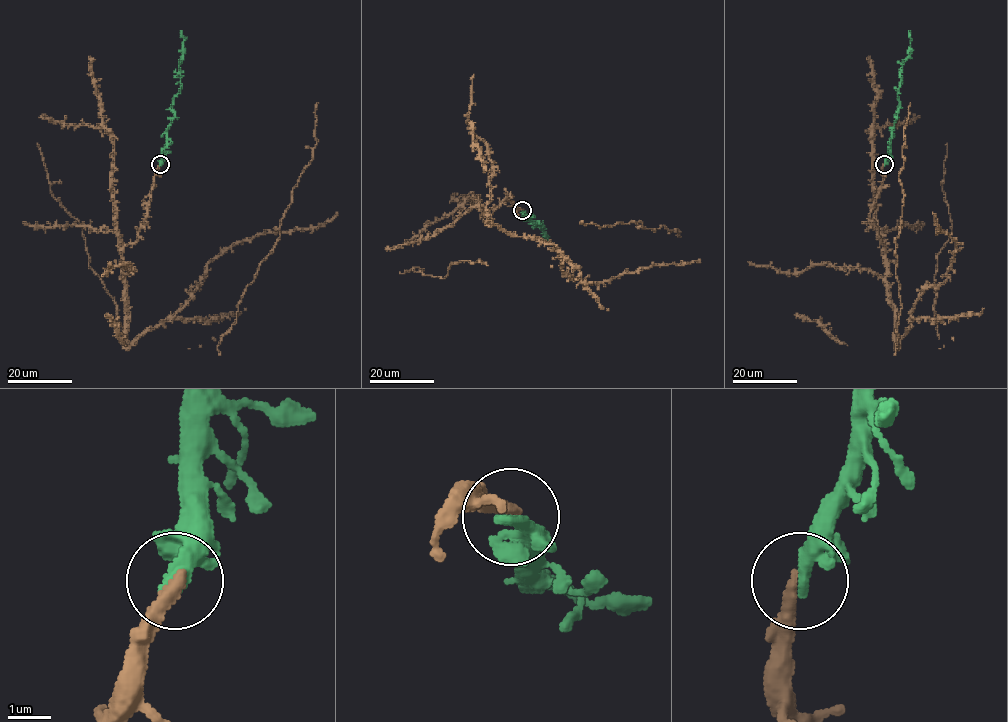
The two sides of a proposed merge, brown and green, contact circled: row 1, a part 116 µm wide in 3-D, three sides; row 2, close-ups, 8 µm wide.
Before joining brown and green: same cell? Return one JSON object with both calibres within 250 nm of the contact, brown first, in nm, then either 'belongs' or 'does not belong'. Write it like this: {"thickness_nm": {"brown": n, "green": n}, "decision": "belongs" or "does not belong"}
{"thickness_nm": {"brown": 300, "green": 420}, "decision": "belongs"}

